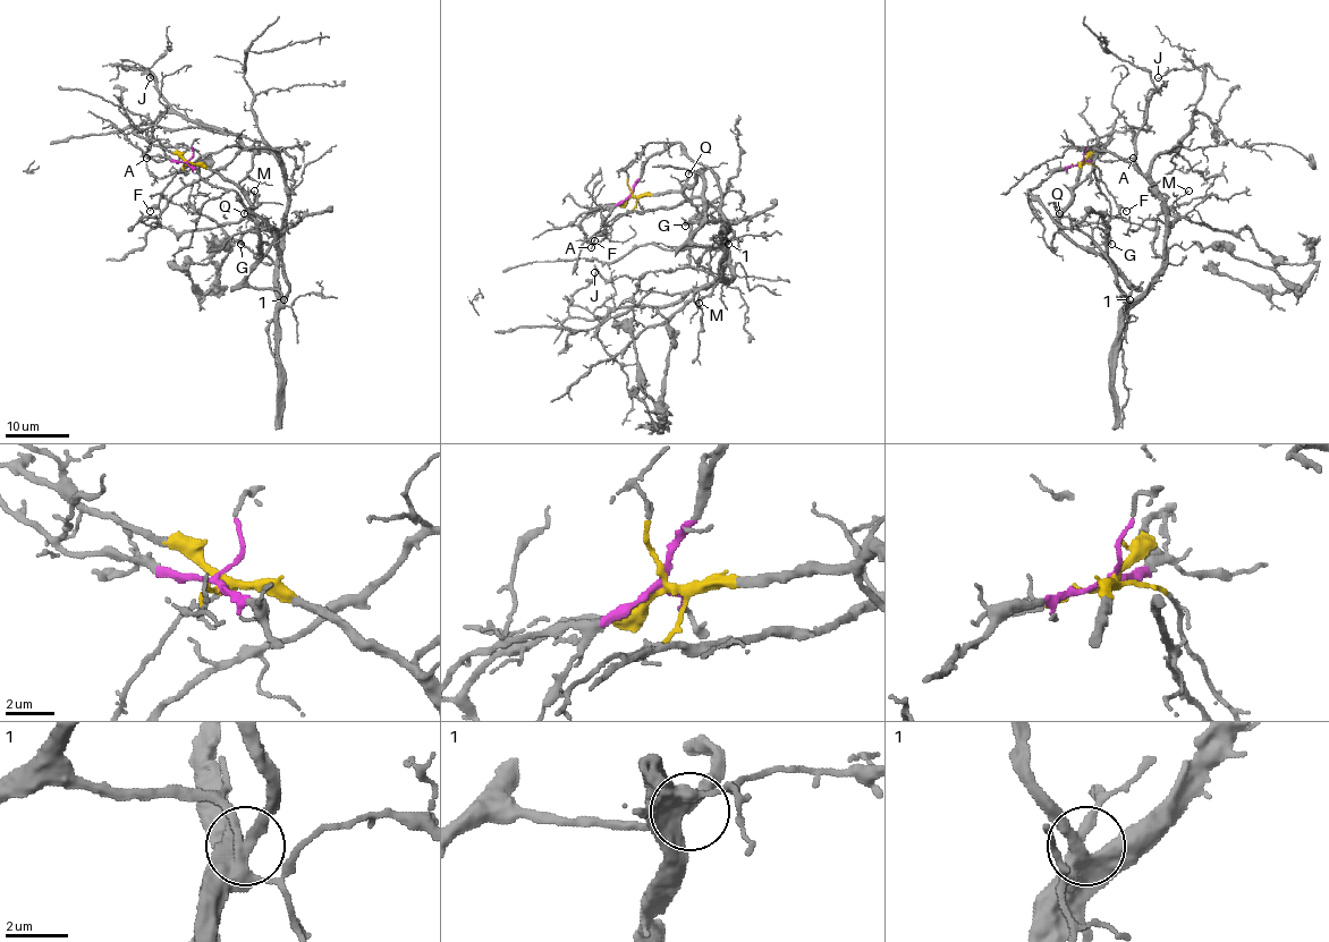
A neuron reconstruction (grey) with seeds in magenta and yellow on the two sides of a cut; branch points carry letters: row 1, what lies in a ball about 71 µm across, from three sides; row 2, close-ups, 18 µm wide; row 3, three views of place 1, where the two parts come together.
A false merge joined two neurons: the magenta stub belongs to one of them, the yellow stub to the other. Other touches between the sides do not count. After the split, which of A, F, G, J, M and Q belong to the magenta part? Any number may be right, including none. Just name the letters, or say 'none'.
A, G, J, M

